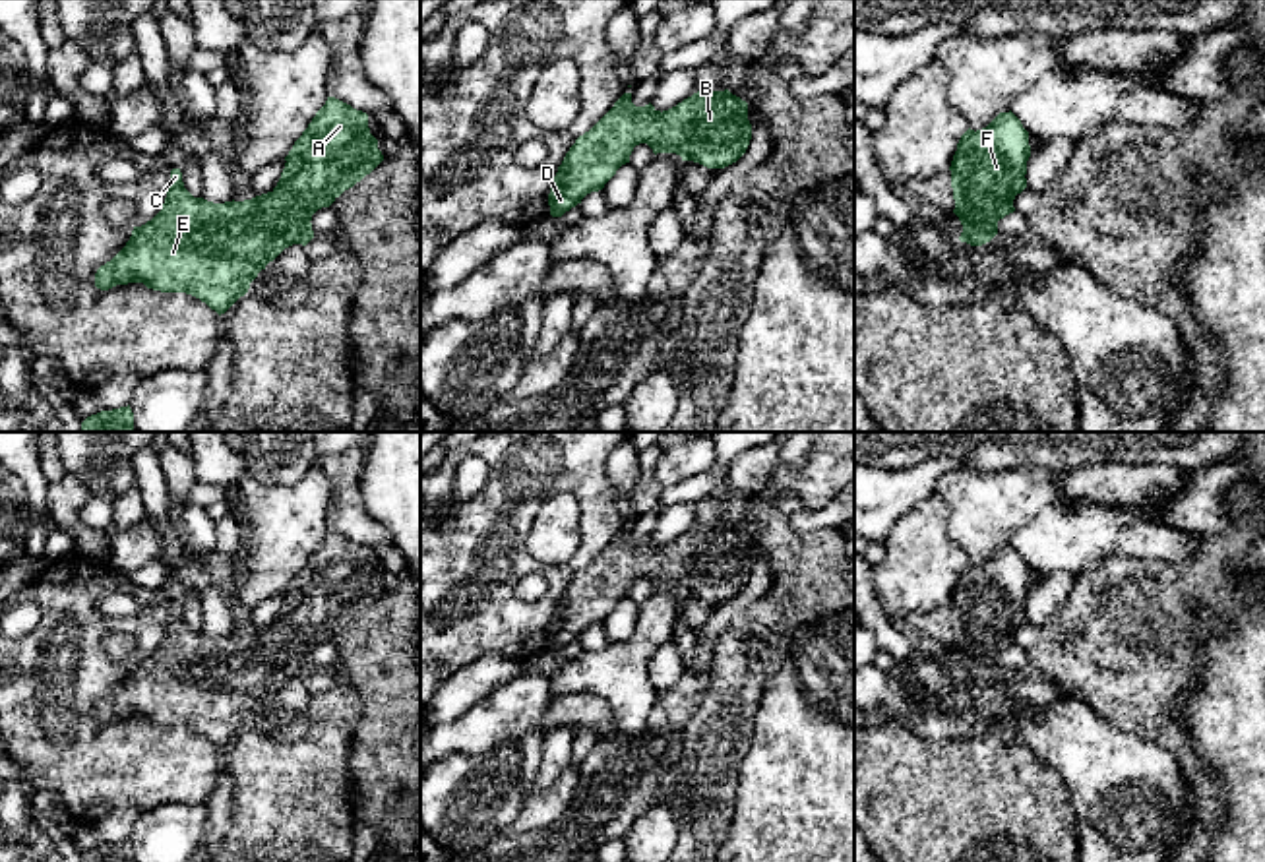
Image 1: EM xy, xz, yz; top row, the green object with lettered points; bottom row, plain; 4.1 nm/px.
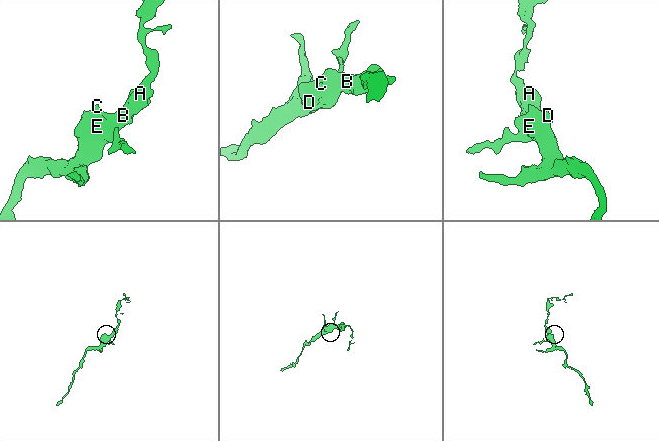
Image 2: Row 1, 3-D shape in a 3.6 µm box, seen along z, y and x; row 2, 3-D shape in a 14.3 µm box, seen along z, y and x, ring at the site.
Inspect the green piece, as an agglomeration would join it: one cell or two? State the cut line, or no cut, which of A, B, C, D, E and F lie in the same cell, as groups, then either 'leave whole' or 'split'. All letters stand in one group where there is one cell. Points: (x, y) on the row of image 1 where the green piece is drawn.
no cut; A B C D E F; leave whole

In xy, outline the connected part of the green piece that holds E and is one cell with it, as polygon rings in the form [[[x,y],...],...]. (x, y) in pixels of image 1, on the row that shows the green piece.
[[[327,97],[285,161],[271,192],[225,203],[194,198],[184,188],[180,169],[172,169],[163,209],[145,225],[134,227],[126,246],[97,269],[95,287],[108,291],[116,285],[143,283],[161,292],[186,292],[221,316],[285,248],[306,246],[314,238],[312,215],[370,174],[384,155],[370,134],[368,114]]]

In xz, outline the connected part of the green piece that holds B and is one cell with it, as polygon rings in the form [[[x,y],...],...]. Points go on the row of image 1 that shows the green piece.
[[[728,89],[713,93],[694,93],[668,110],[657,110],[651,103],[635,107],[632,93],[624,93],[614,107],[566,153],[552,180],[548,205],[552,217],[581,203],[581,200],[604,188],[616,170],[630,163],[635,145],[647,143],[653,153],[676,153],[682,161],[694,161],[707,169],[725,169],[736,163],[748,149],[752,124],[748,120],[748,103]]]

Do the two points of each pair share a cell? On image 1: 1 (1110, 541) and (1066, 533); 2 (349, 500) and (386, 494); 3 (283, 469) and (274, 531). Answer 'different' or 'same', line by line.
1: same
2: different
3: different

